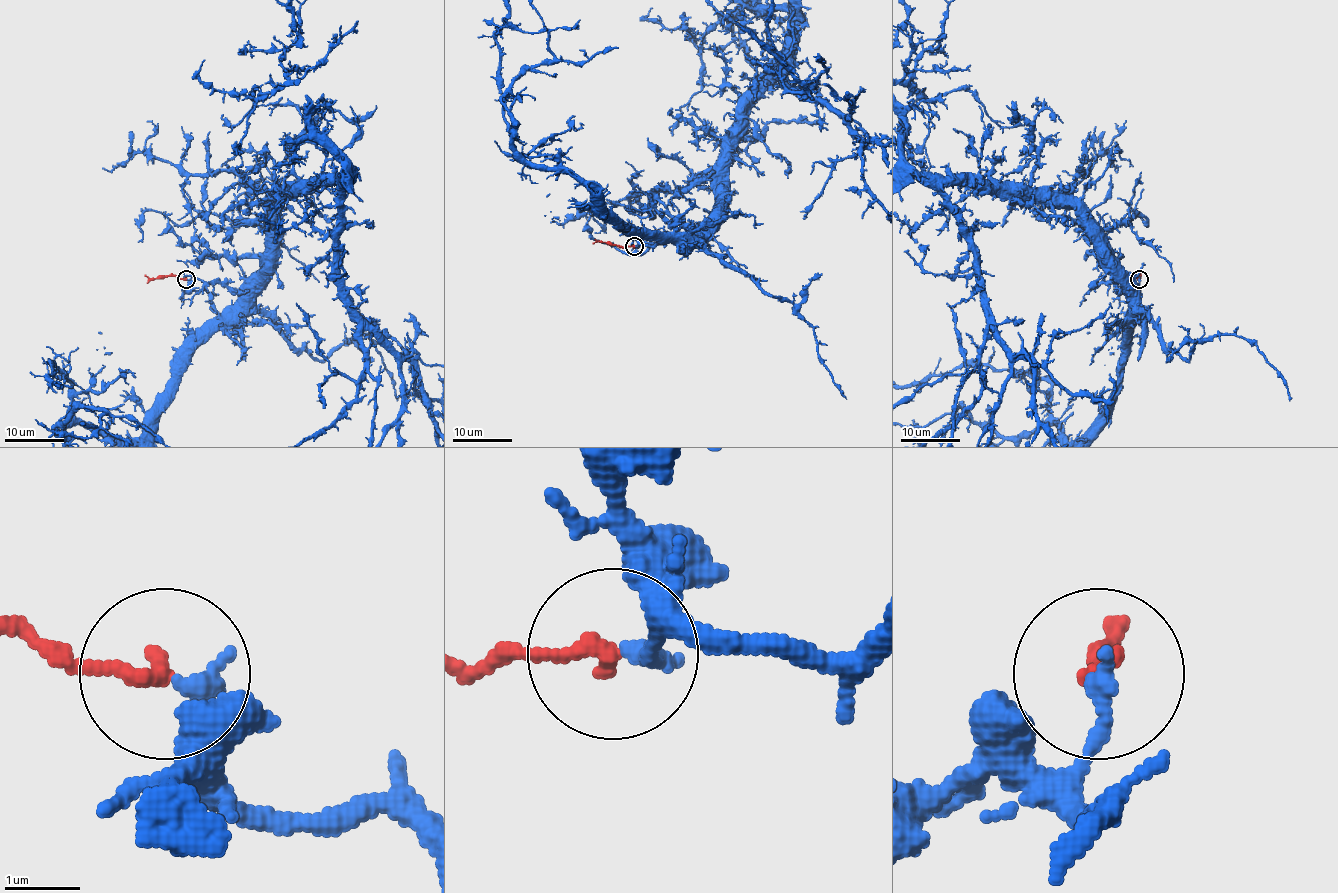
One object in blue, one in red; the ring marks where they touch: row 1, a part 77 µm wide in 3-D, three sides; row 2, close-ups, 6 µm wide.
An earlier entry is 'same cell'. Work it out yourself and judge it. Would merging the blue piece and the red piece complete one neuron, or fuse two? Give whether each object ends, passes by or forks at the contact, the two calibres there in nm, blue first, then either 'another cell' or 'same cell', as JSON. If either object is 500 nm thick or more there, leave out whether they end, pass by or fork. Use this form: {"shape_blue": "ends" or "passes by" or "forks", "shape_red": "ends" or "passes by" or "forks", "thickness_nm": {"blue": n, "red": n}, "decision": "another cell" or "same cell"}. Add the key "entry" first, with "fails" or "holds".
{"entry": "holds", "shape_blue": "ends", "shape_red": "ends", "thickness_nm": {"blue": 280, "red": 240}, "decision": "same cell"}

